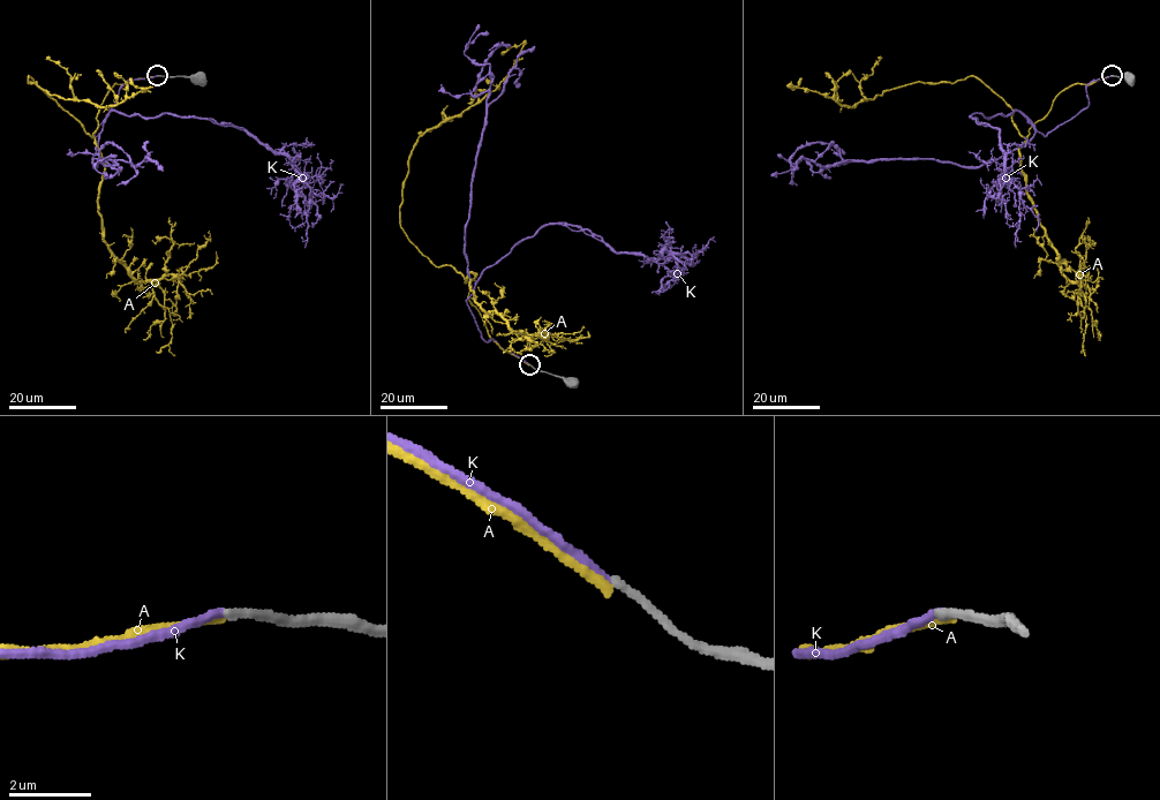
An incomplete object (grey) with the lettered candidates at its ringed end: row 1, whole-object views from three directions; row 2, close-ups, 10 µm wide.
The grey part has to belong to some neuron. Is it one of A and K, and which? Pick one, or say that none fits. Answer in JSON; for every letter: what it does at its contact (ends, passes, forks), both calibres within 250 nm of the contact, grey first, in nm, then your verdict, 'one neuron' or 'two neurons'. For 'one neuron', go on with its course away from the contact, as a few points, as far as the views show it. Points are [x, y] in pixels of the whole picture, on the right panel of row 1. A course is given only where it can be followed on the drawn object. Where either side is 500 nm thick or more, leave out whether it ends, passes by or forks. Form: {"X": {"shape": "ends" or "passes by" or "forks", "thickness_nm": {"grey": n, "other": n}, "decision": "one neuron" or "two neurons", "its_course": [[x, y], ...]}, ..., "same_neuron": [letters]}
{"A": {"shape": "ends", "thickness_nm": {"grey": 200, "other": 200}, "decision": "two neurons"}, "K": {"shape": "ends", "thickness_nm": {"grey": 200, "other": 200}, "decision": "one neuron", "its_course": [[1112, 76], [1044, 136], [1018, 111], [971, 118], [999, 130], [1021, 189], [1017, 236]]}, "same_neuron": ["K"]}

